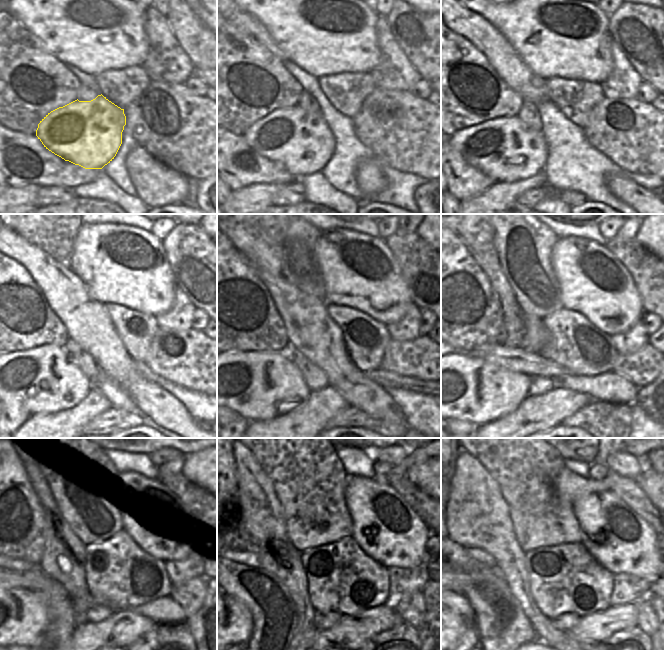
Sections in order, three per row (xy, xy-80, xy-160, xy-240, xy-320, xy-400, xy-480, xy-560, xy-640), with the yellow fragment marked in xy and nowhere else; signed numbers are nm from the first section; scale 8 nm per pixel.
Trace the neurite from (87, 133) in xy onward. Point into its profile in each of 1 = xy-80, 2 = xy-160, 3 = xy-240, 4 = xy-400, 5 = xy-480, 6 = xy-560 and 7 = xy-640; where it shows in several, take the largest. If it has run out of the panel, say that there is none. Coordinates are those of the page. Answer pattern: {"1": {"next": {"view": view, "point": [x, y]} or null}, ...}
{"1": {"next": {"view": "xy-80", "point": [301, 141]}}, "2": {"next": {"view": "xy-160", "point": [507, 150]}}, "3": {"next": {"view": "xy-240", "point": [42, 379]}}, "4": {"next": {"view": "xy-400", "point": [461, 386]}}, "5": {"next": {"view": "xy-480", "point": [13, 616]}}, "6": {"next": {"view": "xy-560", "point": [237, 623]}}, "7": {"next": {"view": "xy-640", "point": [461, 626]}}}

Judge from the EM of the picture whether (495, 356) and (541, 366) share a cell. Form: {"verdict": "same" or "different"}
{"verdict": "same"}

